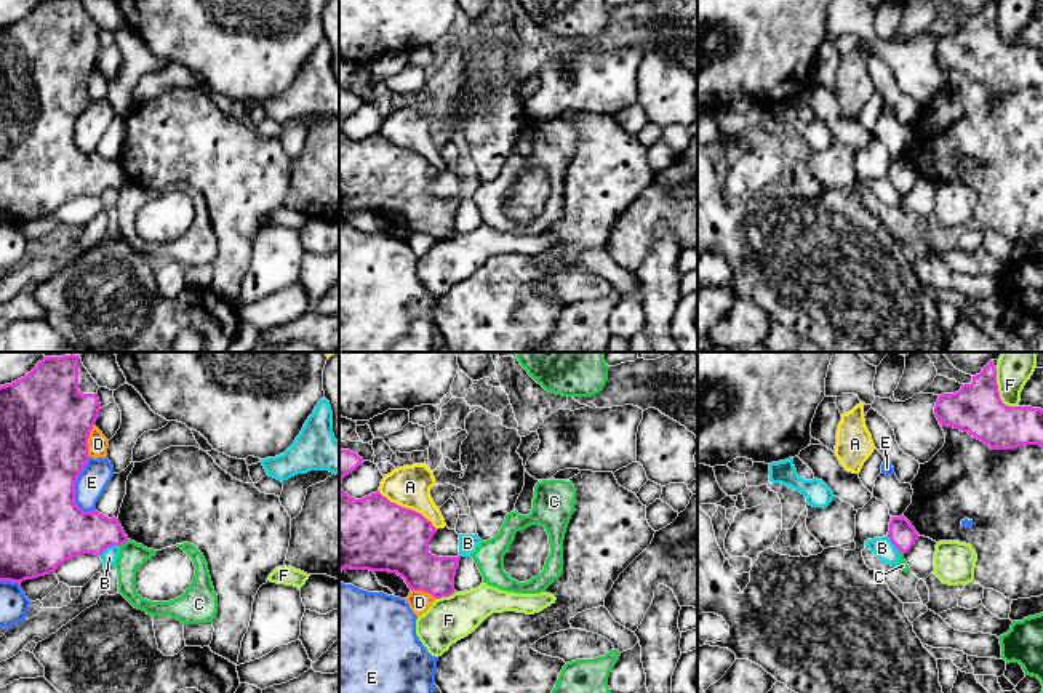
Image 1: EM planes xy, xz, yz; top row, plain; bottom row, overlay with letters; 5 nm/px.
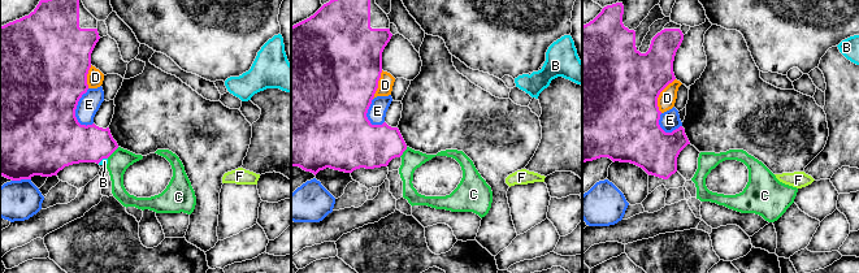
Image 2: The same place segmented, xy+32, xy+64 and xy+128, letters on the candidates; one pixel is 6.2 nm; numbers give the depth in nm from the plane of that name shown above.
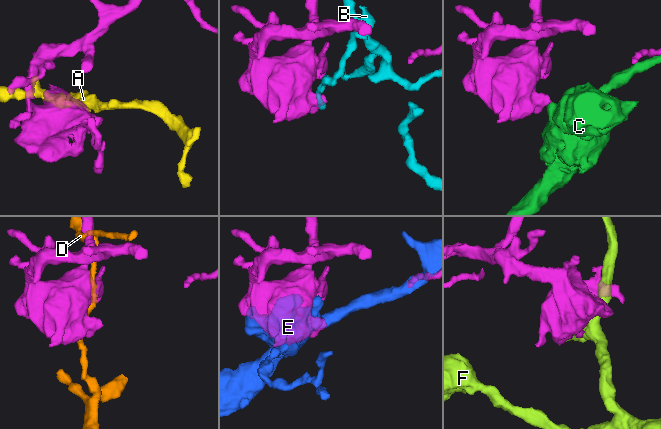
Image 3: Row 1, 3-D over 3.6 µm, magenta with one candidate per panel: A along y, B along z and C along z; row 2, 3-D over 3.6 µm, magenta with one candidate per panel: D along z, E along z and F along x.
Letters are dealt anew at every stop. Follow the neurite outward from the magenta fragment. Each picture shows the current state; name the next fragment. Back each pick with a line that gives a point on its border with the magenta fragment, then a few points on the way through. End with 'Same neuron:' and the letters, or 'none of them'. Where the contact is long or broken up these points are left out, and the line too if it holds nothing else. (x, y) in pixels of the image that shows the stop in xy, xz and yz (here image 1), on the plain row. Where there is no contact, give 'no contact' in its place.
Same neuron: none of them

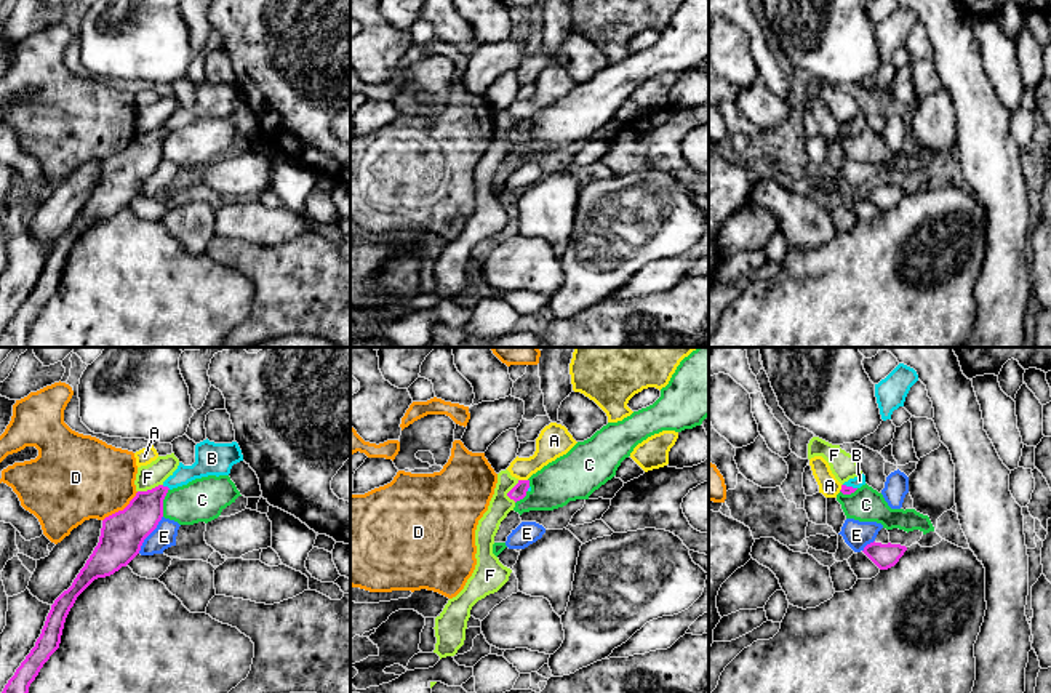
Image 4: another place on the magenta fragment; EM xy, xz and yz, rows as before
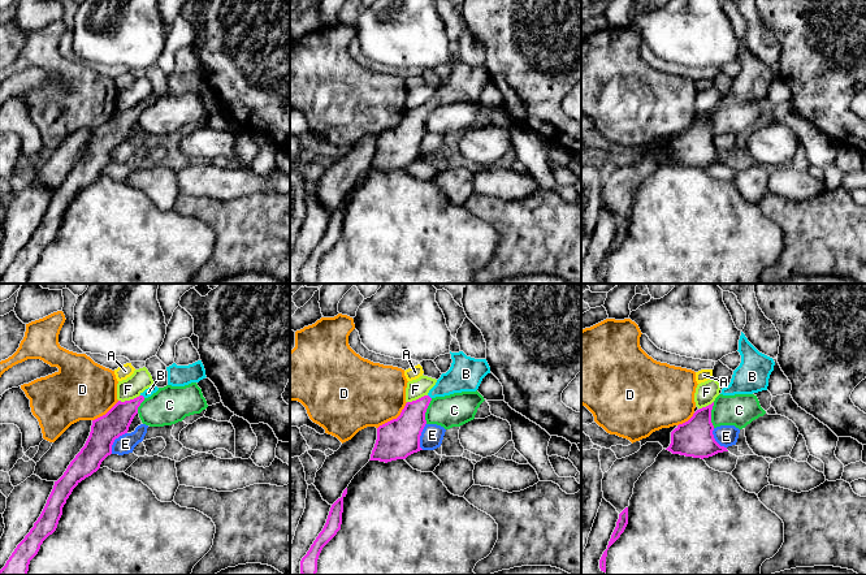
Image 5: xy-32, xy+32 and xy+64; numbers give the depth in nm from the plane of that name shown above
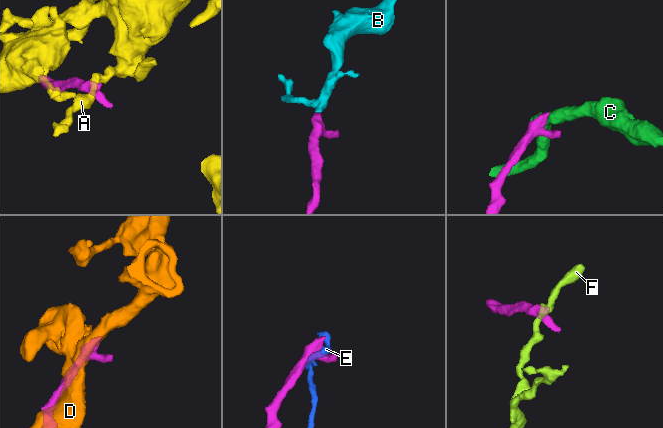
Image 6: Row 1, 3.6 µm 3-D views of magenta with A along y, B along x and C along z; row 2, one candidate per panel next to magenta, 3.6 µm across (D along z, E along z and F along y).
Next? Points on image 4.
B: contact xy (167, 128); way xy (133, 165), (167, 128), (208, 101)
Same neuron: B

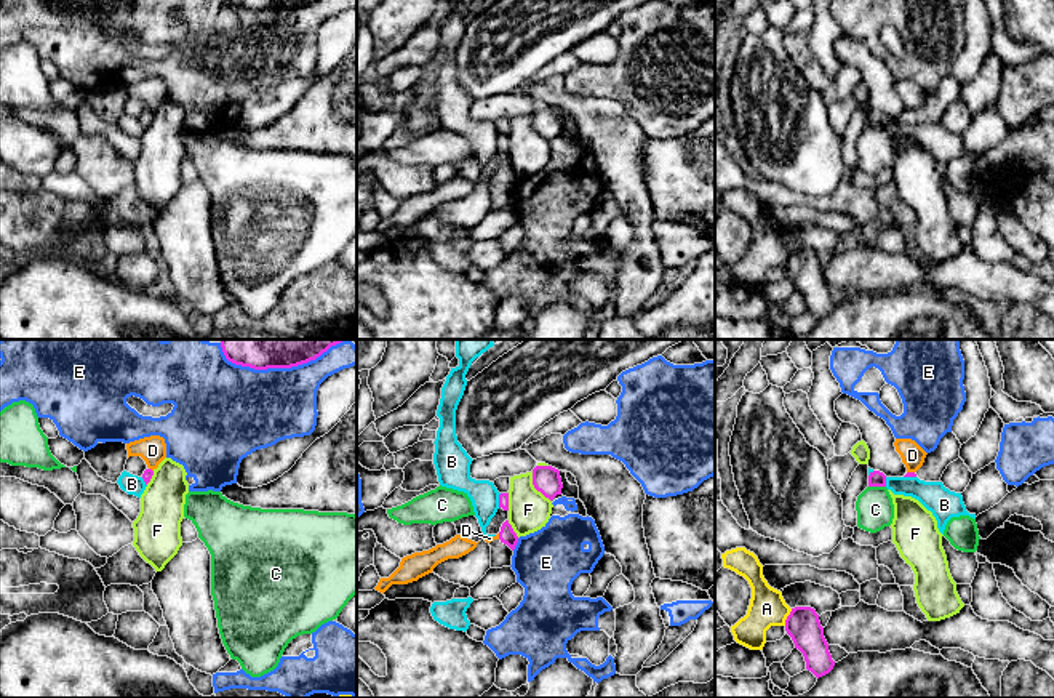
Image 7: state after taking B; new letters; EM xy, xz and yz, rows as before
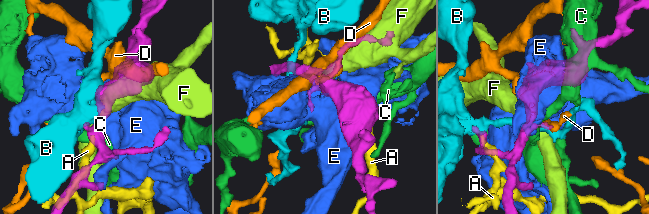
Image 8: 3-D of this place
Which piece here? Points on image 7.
Same neuron: none of them

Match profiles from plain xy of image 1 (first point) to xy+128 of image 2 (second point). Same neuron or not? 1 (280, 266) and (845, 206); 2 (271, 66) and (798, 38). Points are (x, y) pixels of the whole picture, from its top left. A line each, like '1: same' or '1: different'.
1: different
2: same

